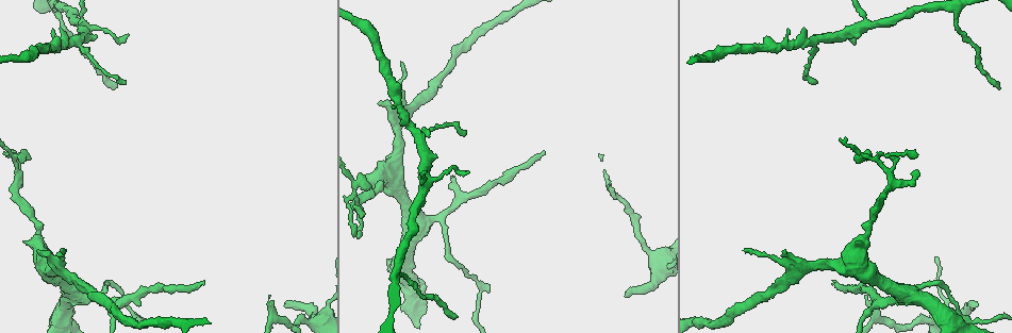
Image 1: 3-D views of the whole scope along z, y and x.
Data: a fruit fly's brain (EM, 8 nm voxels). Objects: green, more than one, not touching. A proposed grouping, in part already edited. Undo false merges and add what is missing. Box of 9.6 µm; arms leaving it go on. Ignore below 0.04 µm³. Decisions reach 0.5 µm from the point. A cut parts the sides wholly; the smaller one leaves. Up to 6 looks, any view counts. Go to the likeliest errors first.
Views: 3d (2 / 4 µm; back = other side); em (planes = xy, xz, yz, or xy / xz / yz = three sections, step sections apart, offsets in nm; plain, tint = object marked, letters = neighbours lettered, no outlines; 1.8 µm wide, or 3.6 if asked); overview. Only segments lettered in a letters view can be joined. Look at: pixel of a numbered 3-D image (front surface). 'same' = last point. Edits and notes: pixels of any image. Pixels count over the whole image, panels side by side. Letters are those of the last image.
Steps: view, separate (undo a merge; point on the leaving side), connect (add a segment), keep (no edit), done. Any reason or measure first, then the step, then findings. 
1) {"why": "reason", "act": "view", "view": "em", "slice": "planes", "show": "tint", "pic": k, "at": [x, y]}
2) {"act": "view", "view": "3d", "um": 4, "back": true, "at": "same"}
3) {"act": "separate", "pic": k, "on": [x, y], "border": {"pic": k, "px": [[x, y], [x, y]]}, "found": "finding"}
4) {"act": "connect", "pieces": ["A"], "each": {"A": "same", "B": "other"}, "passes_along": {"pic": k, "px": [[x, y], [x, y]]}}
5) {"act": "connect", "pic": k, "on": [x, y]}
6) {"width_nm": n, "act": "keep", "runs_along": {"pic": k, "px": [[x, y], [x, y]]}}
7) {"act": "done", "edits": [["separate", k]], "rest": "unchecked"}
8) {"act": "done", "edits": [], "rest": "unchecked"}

{"why": "free end", "act": "view", "view": "3d", "um": 4, "pic": 1, "at": [286, 305]}

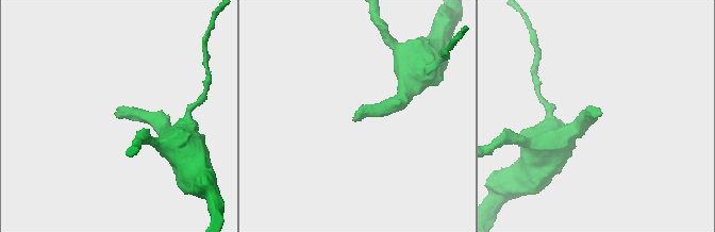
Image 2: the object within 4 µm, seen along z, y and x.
{"why": "need the tissue", "act": "view", "view": "em", "slice": "planes", "show": "letters", "pic": 2, "at": [353, 119]}

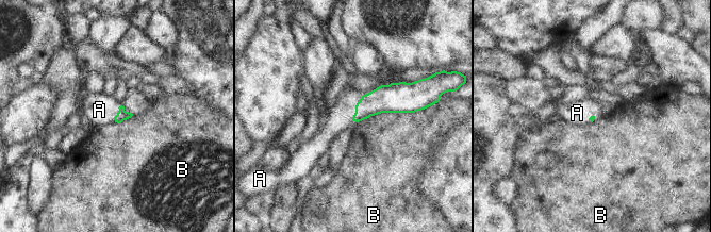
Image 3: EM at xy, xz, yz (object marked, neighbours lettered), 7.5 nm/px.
{"act": "connect", "pieces": ["A"], "each": {"A": "same", "B": "other"}, "passes_along": {"pic": 3, "px": [[385, 98], [356, 108], [340, 117]]}, "found": "the neuron continues"}

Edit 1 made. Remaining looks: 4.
{"act": "view", "view": "em", "slice": "planes", "show": "letters", "pic": 1, "at": [423, 186]}

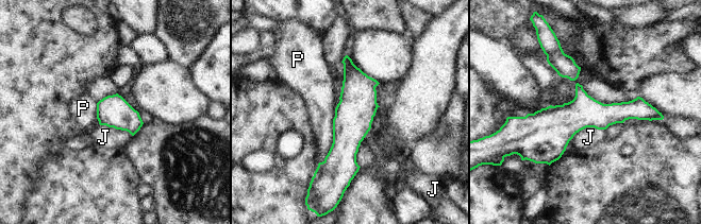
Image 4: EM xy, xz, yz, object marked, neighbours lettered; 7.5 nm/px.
{"width_nm": 240, "act": "keep", "each": {"J": "other", "P": "other"}, "runs_along": {"pic": 4, "px": [[652, 117], [619, 112], [526, 123]]}, "found": "all the same neuron"}

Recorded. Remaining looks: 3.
{"why": "thin end", "act": "view", "view": "3d", "um": 4, "pic": 1, "at": [867, 295]}

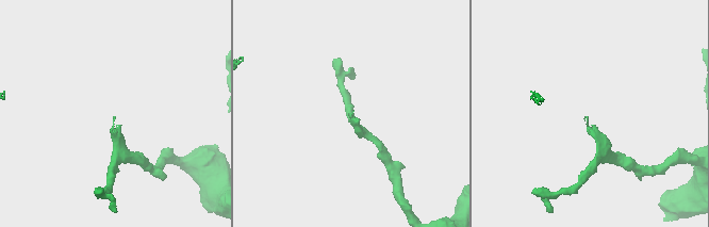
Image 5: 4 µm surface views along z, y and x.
{"why": "shape alone is not enough", "act": "view", "view": "em", "slice": "planes", "show": "letters", "pic": 5, "at": [352, 113]}

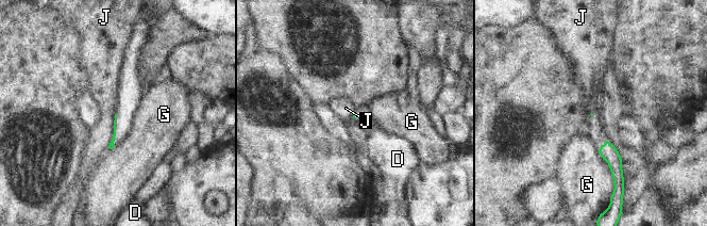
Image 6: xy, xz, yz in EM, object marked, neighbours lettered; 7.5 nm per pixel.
{"act": "keep", "each": {"D": "other", "G": "other", "J": "other"}, "found": "no lettered segment goes on from it"}

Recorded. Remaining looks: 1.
{"act": "done", "edits": [["connect", 3]], "rest": "unchecked"}

